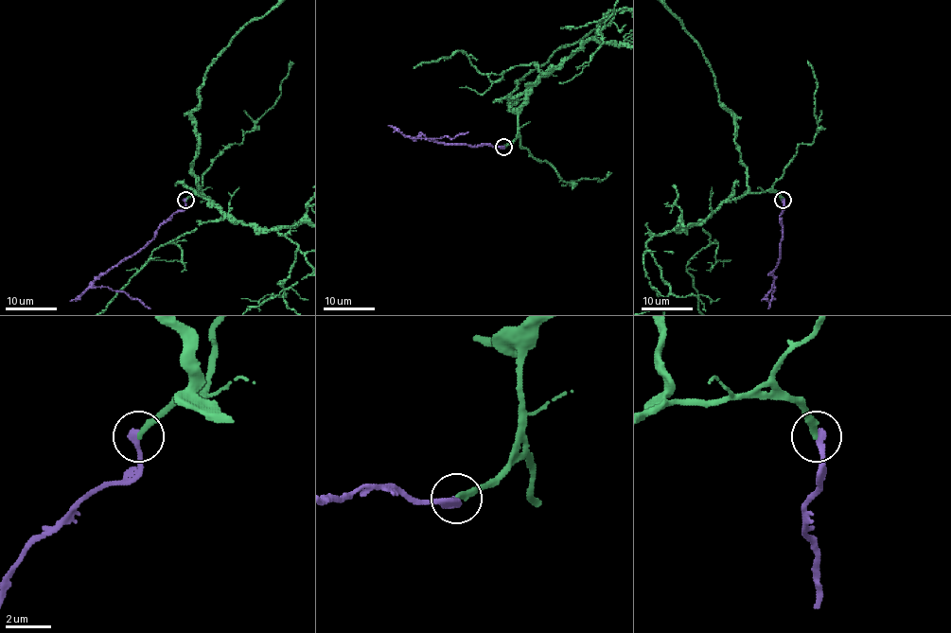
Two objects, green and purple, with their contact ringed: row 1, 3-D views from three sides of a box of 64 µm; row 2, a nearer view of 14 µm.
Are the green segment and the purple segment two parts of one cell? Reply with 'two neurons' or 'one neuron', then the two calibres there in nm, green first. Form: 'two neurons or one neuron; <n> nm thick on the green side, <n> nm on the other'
one neuron; 280 nm thick on the green side, 400 nm on the other

